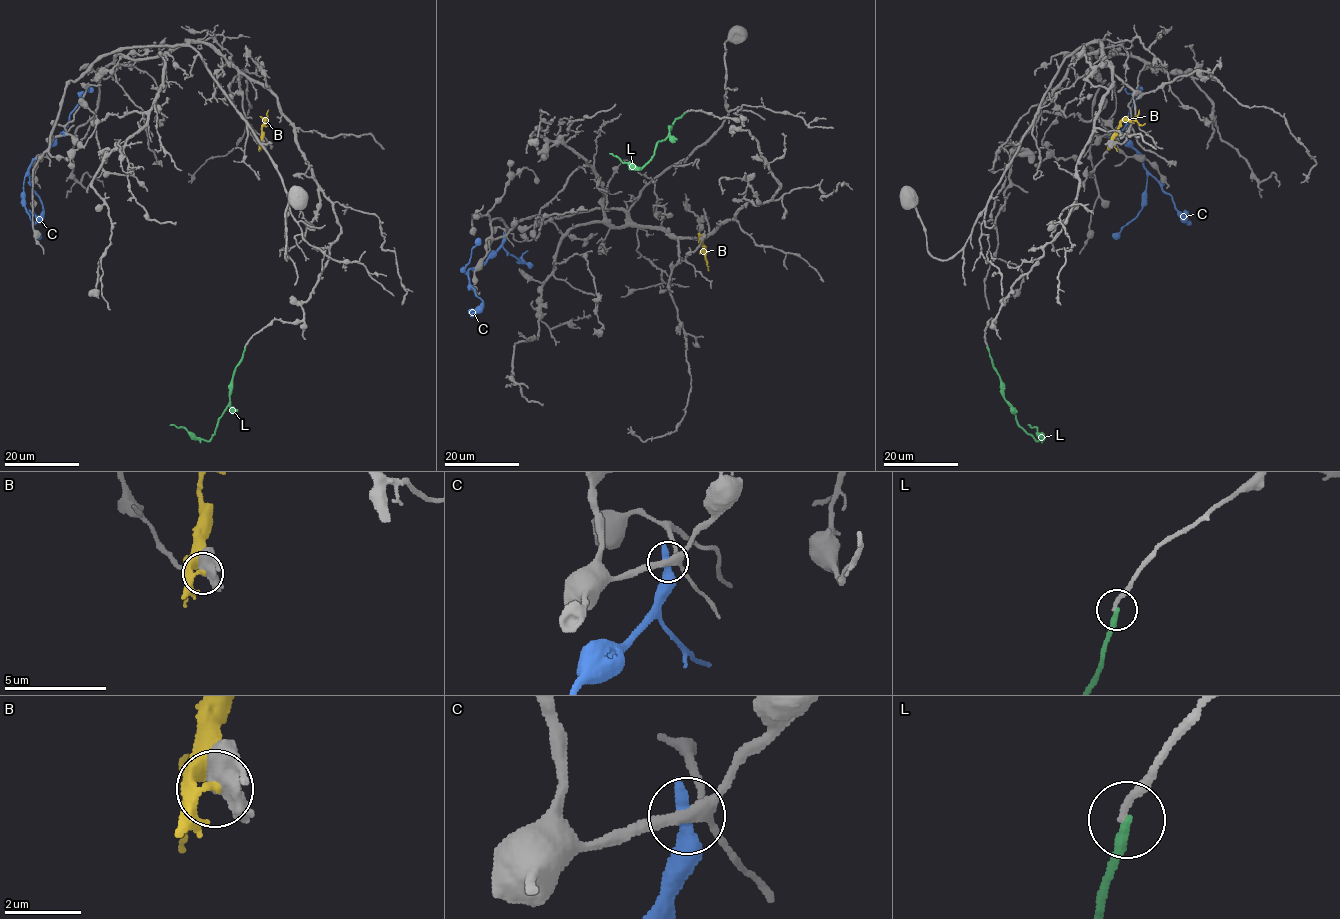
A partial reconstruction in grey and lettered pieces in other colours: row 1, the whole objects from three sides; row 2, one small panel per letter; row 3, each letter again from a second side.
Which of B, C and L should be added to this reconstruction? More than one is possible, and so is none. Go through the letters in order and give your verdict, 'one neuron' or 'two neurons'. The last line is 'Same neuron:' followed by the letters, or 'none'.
B: two neurons
C: two neurons
L: two neurons
Same neuron: none

